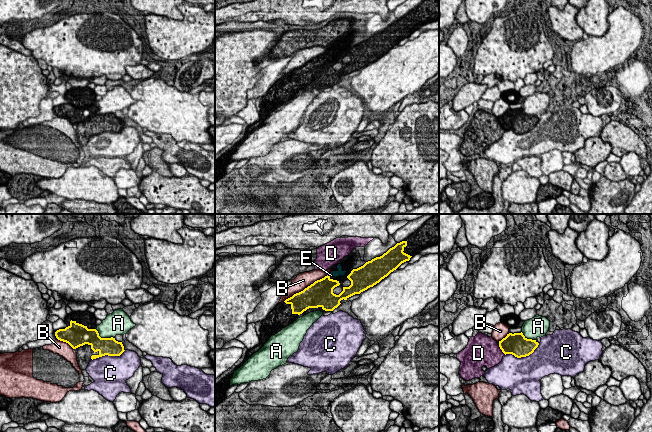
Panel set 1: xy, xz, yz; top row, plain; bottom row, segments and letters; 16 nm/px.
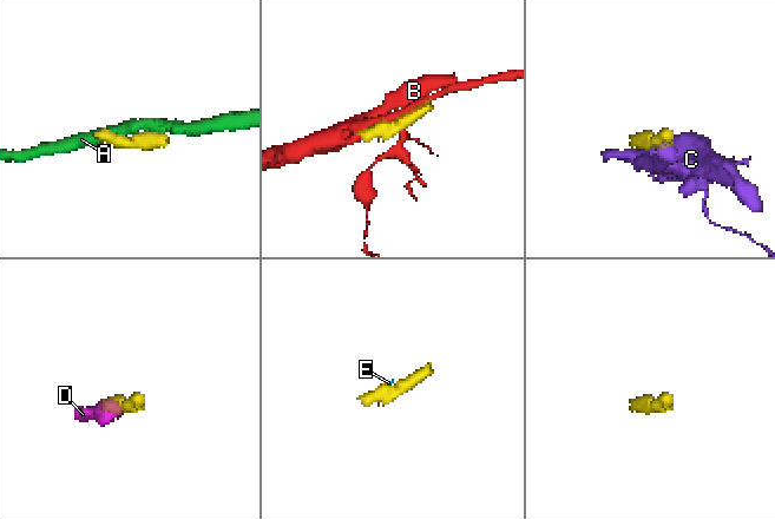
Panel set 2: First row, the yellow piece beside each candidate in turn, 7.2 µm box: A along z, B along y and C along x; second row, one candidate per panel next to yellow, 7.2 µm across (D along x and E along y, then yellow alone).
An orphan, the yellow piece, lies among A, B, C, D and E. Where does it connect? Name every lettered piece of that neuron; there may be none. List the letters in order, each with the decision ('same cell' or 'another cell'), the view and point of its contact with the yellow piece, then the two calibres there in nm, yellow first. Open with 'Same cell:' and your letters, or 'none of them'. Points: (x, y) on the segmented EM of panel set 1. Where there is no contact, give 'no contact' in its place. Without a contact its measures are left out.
Same cell: none of them
A: another cell; contact xy (103, 338); calibres 280 and 320 nm
B: another cell; contact xz (305, 288); calibres 420 and 240 nm
C: another cell; contact yz (523, 356); calibres 360 and 480 nm
D: another cell; contact yz (501, 349); calibres 340 and 440 nm
E: another cell; contact xz (329, 276); calibres 340 and 100 nm

